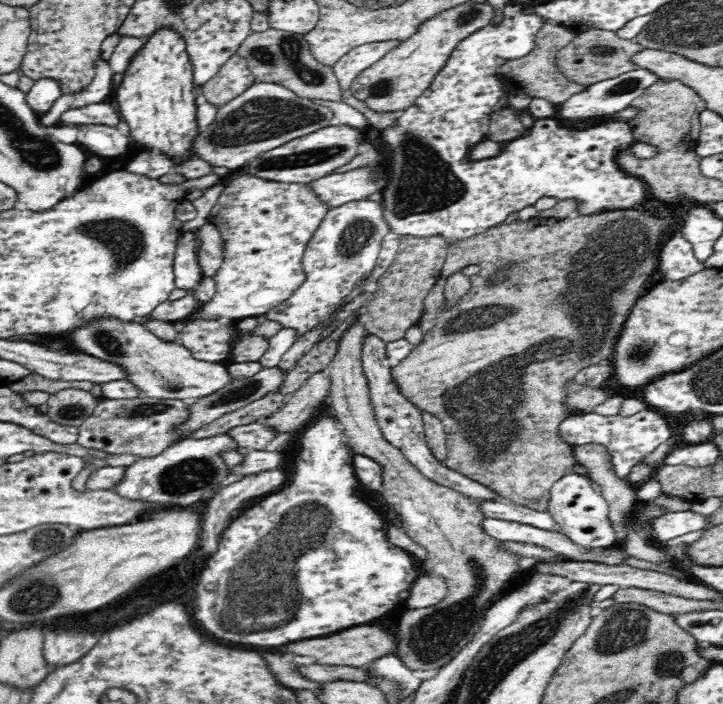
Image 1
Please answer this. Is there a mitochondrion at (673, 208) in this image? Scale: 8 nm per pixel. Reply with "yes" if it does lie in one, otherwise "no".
no

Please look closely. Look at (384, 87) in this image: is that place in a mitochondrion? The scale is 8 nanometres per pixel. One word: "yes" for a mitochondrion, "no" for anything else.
yes

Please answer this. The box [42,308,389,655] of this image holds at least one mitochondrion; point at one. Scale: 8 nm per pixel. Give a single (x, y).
(309, 525)

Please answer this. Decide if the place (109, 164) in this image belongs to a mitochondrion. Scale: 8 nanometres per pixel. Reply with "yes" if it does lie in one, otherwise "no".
no

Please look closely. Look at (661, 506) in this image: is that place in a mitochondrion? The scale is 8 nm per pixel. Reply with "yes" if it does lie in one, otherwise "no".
no

